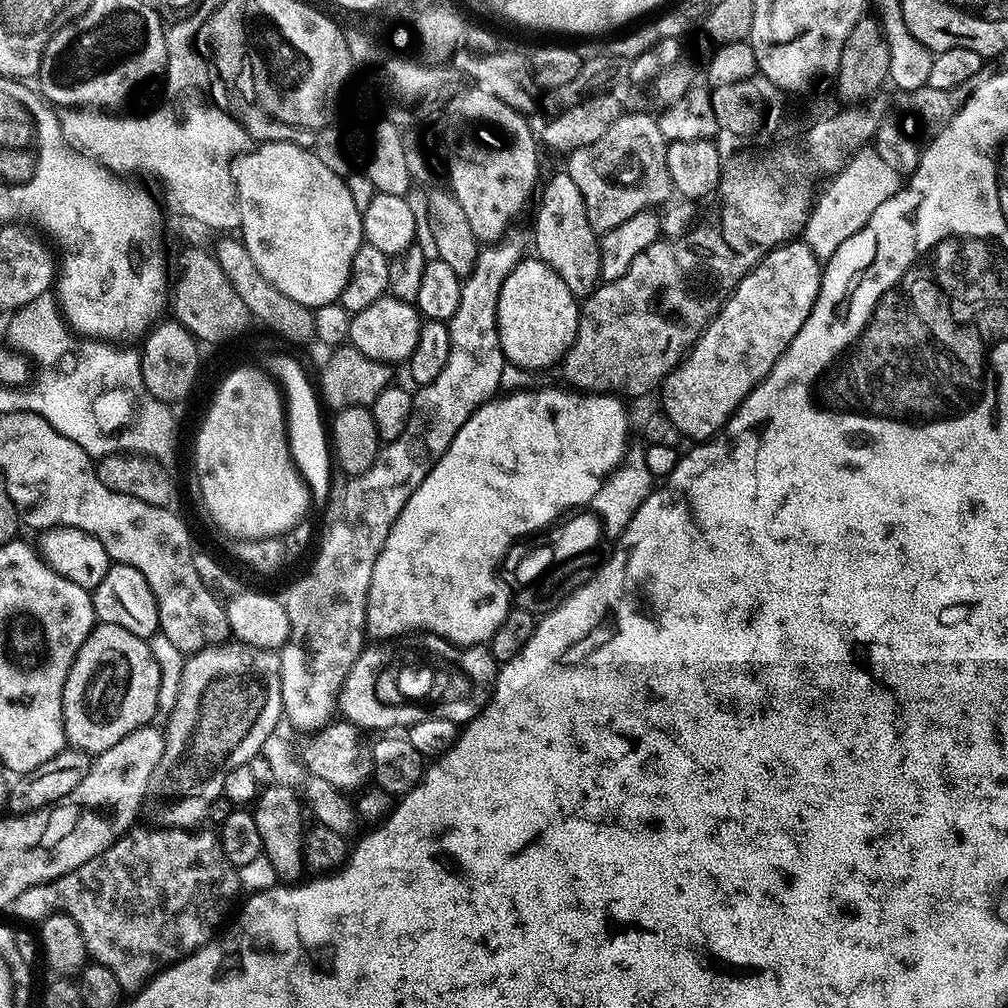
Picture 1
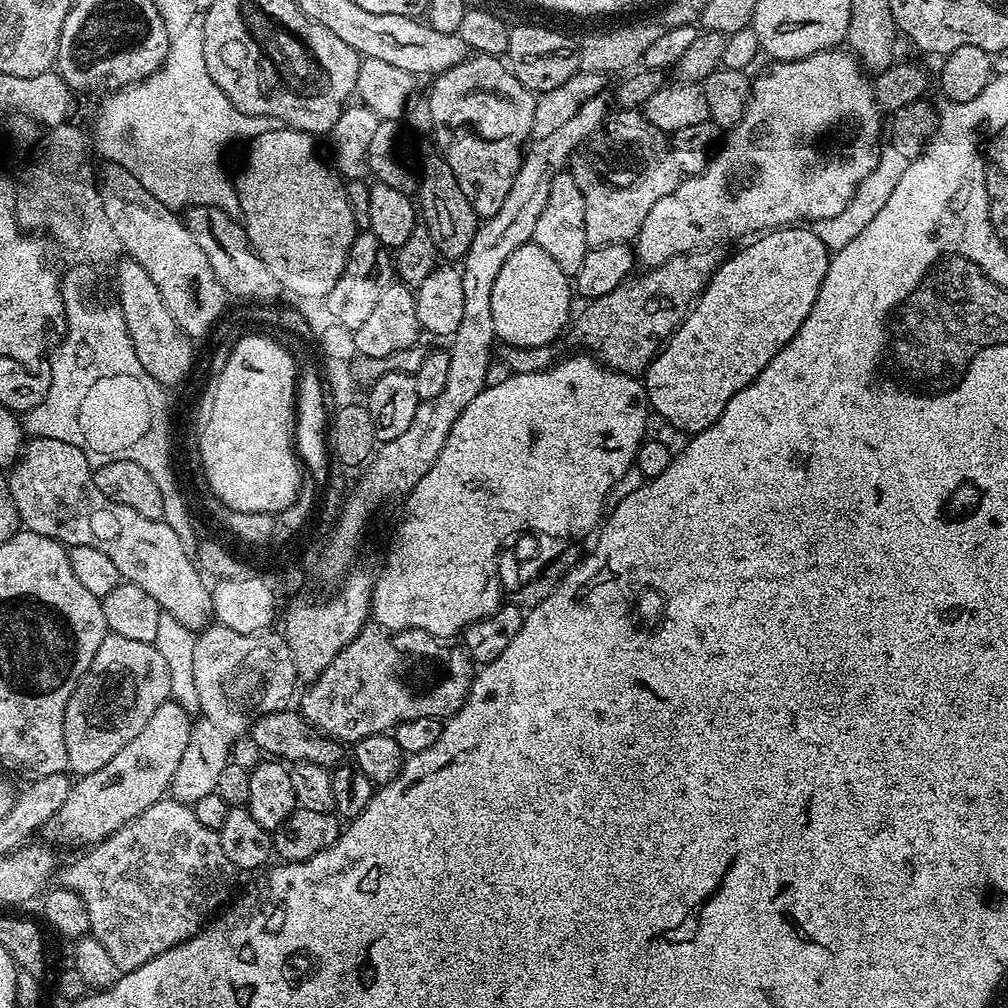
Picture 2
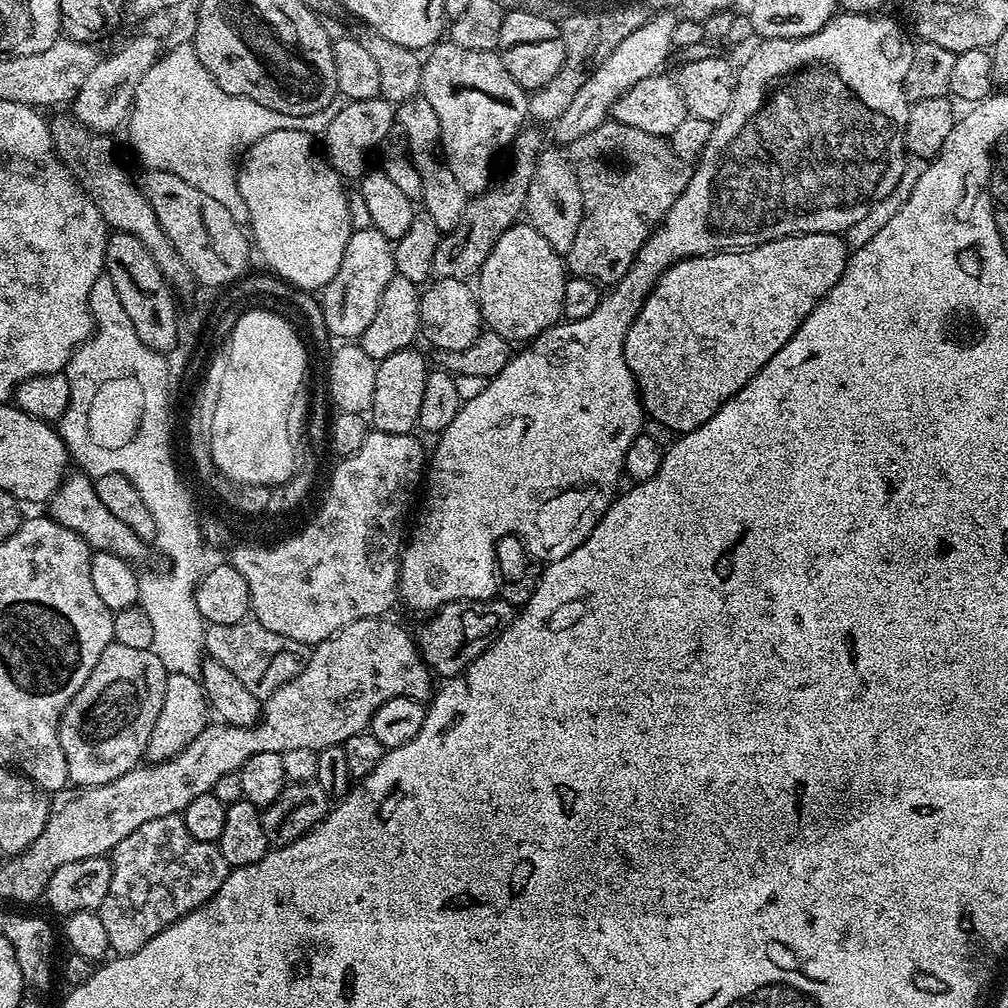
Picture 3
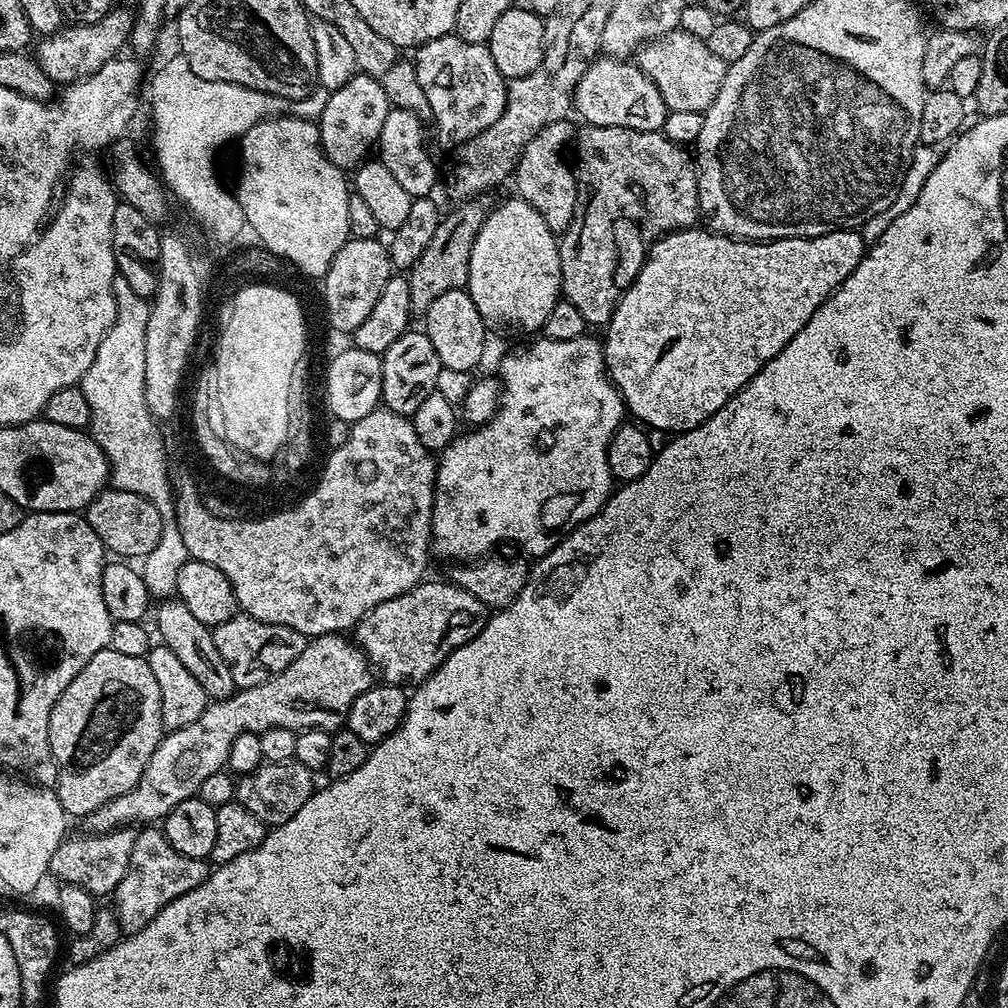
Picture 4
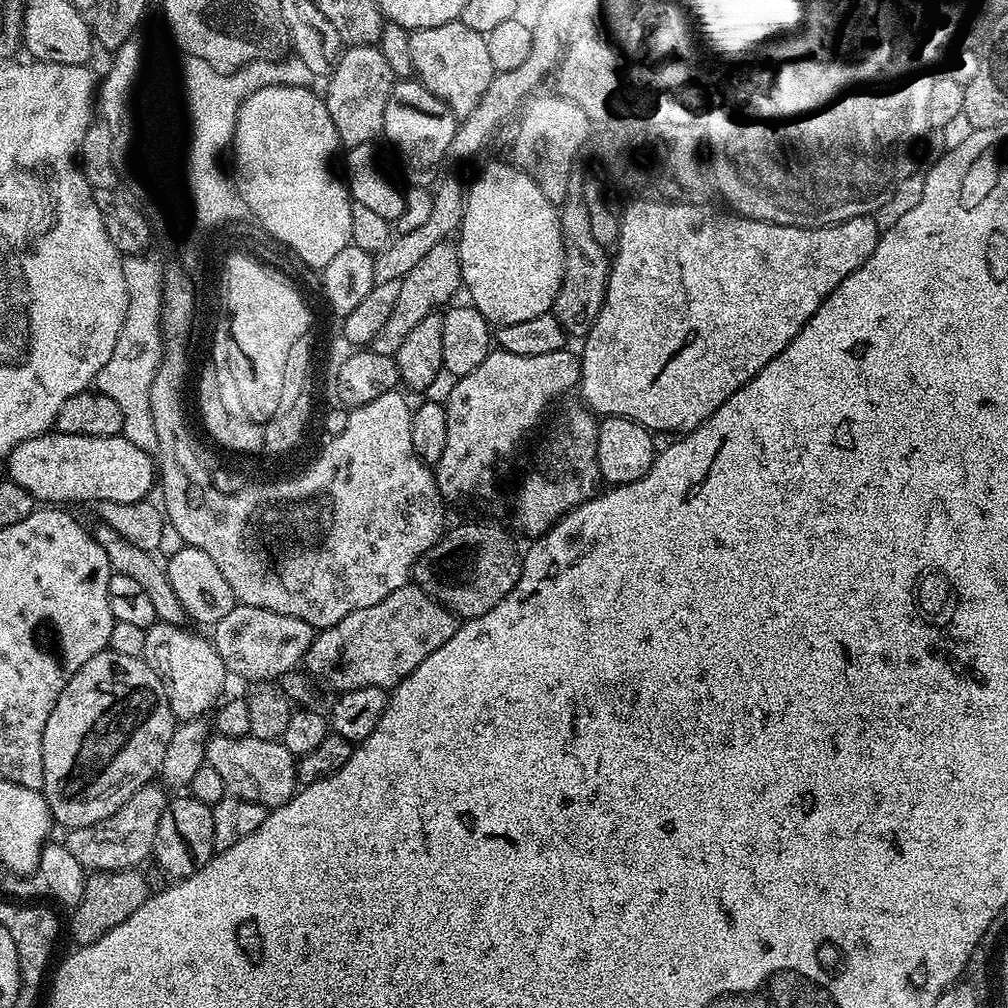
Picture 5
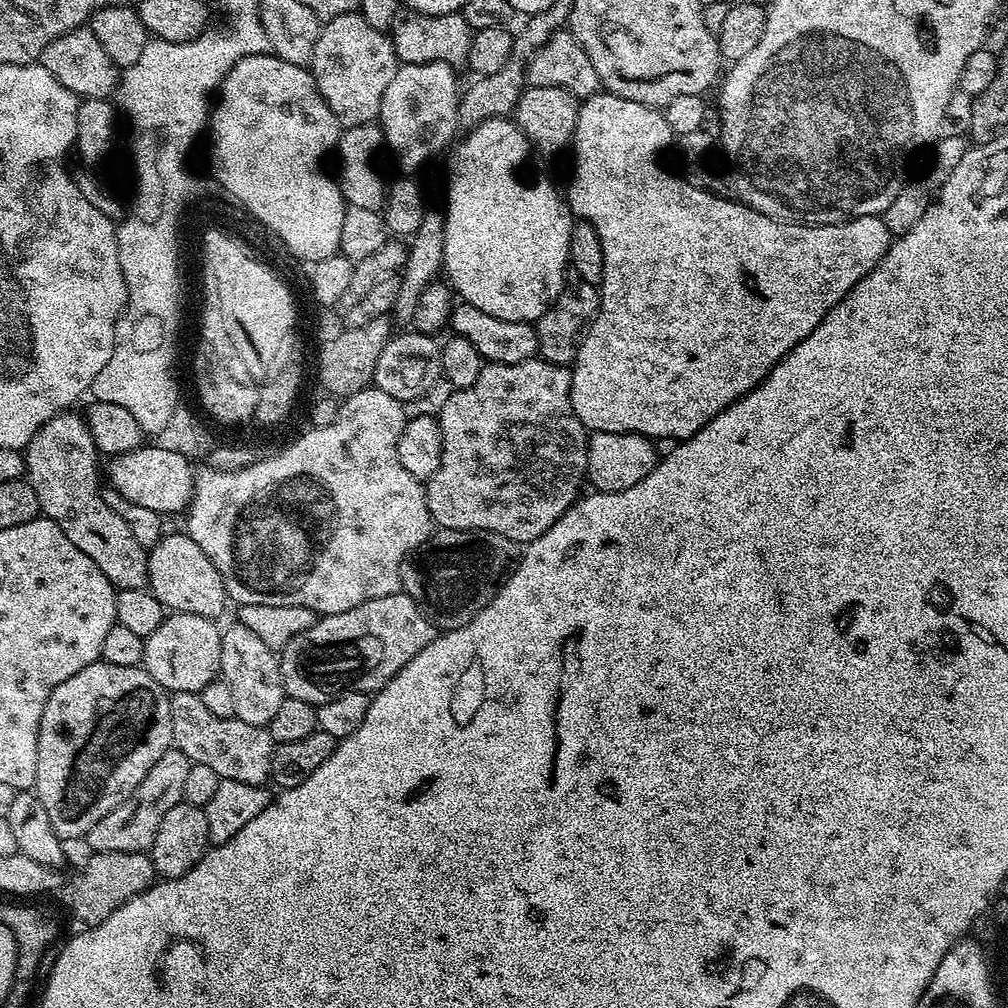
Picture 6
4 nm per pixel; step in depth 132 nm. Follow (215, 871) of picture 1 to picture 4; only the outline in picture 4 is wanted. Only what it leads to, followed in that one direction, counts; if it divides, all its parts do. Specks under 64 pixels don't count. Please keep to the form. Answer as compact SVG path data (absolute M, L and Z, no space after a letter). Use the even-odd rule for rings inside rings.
M146 826L137 831L134 850L130 852L130 866L114 893L114 911L120 919L121 933L141 932L167 904L174 902L174 898L182 898L182 894L202 886L209 871L205 861L178 854L159 827Z

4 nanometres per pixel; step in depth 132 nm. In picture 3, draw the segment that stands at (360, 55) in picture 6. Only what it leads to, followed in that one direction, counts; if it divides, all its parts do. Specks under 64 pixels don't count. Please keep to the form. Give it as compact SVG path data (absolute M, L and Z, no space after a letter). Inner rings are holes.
M380 96L365 100L350 100L344 103L342 110L338 110L334 122L322 134L326 159L333 170L345 181L356 182L369 171L368 155L375 153L380 144L390 134L396 124L396 109L389 100Z

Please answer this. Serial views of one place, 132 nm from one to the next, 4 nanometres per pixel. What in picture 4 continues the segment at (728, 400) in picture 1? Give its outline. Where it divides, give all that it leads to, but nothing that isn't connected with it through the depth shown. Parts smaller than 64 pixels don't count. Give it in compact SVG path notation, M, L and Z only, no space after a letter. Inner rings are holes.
M689 226L681 228L675 232L667 233L660 237L648 250L648 257L644 259L642 270L634 278L632 285L624 292L616 302L614 314L608 319L606 331L602 336L604 346L604 361L608 376L612 379L616 389L620 391L620 396L624 400L625 409L632 412L641 425L648 428L666 430L673 434L689 432L698 425L709 420L718 409L723 406L734 394L738 394L810 322L814 310L826 302L826 298L831 294L845 278L858 266L858 262L863 258L866 245L864 237L859 231L845 230L843 232L831 232L821 236L795 236L785 240L770 240L767 242L757 242L754 240L733 240L731 236L719 236L718 233L705 230L700 226Z

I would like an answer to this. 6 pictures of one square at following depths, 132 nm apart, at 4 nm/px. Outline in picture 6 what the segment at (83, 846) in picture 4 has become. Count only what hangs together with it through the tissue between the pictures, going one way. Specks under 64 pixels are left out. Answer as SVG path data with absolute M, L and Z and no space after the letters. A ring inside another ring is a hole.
M175 746L166 750L154 766L142 778L138 790L129 800L124 800L106 818L94 822L94 826L88 831L86 843L92 852L105 852L106 850L126 850L127 852L148 852L154 842L154 834L158 834L158 826L162 823L162 817L170 806L178 806L184 798L182 786L186 779L186 770L190 761L186 754L182 754Z

